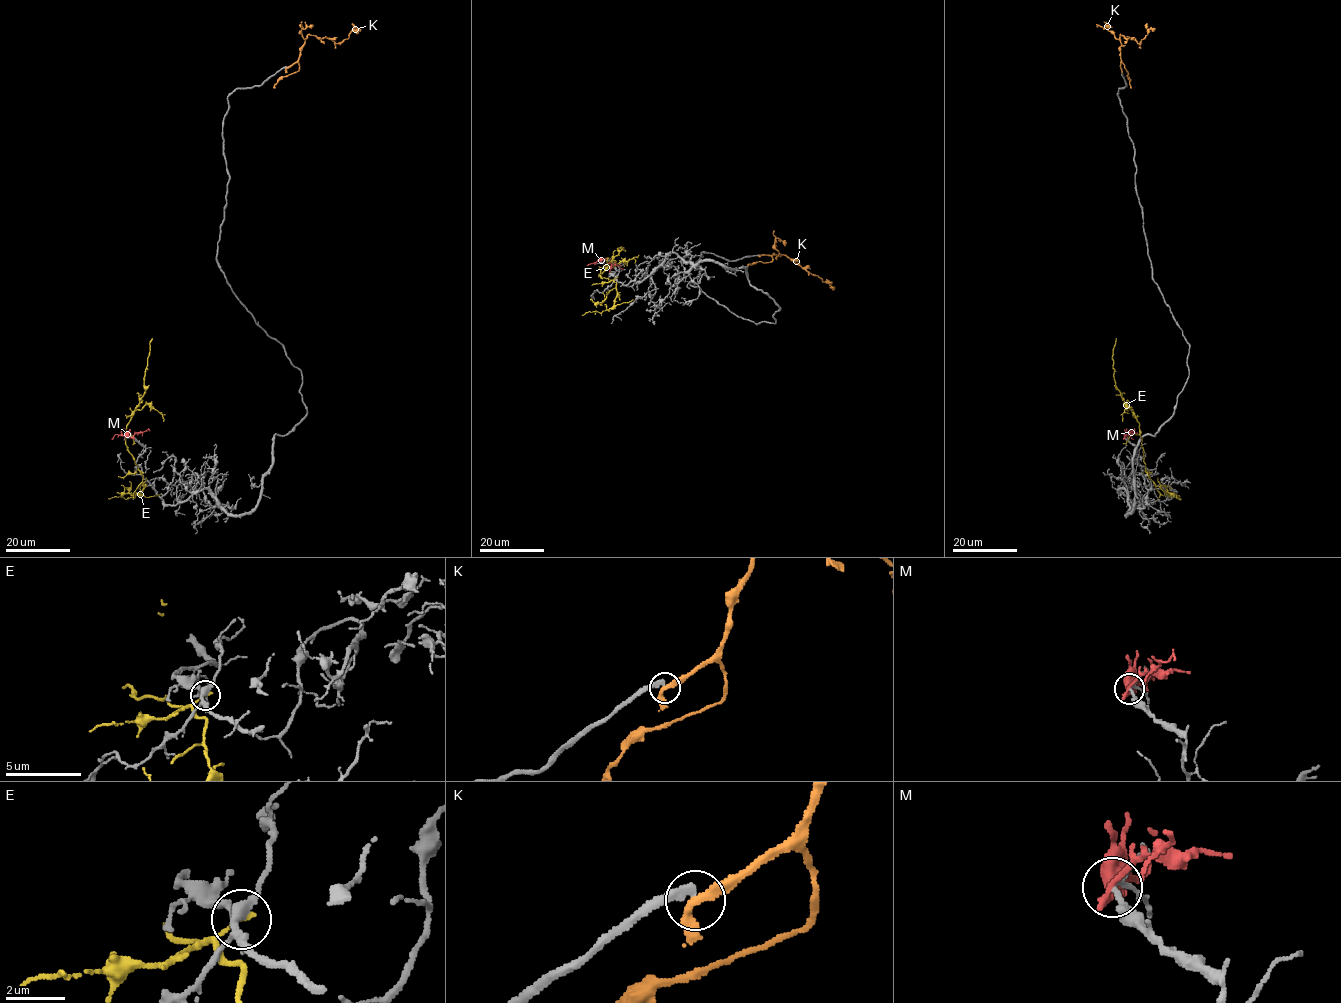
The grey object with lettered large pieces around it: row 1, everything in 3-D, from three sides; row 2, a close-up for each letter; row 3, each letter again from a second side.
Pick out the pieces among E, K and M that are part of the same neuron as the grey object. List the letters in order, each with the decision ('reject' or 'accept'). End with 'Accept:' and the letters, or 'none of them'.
E: reject
K: reject
M: reject
Accept: none of them

